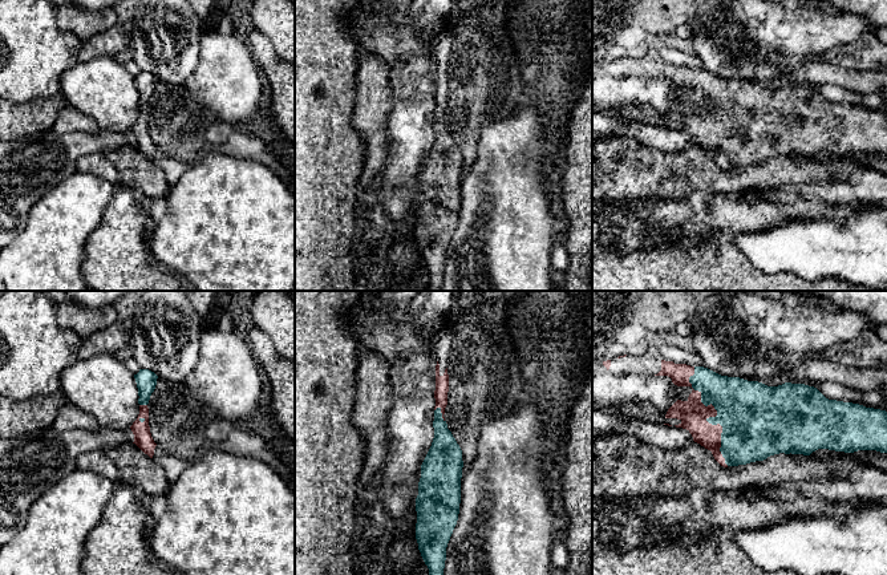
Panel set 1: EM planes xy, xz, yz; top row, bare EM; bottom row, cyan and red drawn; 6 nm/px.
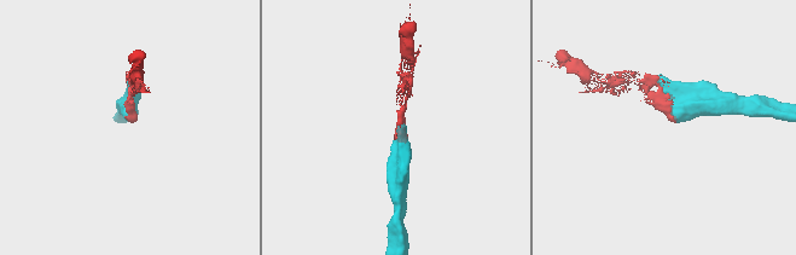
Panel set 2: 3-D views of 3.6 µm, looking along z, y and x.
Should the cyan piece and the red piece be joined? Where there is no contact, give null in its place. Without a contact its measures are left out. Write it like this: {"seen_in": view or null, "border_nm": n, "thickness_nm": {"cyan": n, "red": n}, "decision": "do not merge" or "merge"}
{"seen_in": "yz", "border_nm": 650, "thickness_nm": {"cyan": 400, "red": 170}, "decision": "merge"}

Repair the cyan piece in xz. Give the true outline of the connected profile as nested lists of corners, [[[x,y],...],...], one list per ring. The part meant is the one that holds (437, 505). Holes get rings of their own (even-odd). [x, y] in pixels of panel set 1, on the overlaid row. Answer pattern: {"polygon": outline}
{"polygon": [[[445,317],[437,339],[434,438],[421,465],[416,498],[416,539],[429,575],[444,575],[446,547],[458,521],[462,450],[447,429],[445,408],[449,392],[449,357],[454,331]]]}

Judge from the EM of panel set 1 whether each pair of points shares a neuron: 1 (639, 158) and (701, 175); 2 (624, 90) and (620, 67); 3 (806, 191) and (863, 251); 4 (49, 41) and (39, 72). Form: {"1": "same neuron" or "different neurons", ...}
{"1": "same neuron", "2": "different neurons", "3": "different neurons", "4": "same neuron"}

